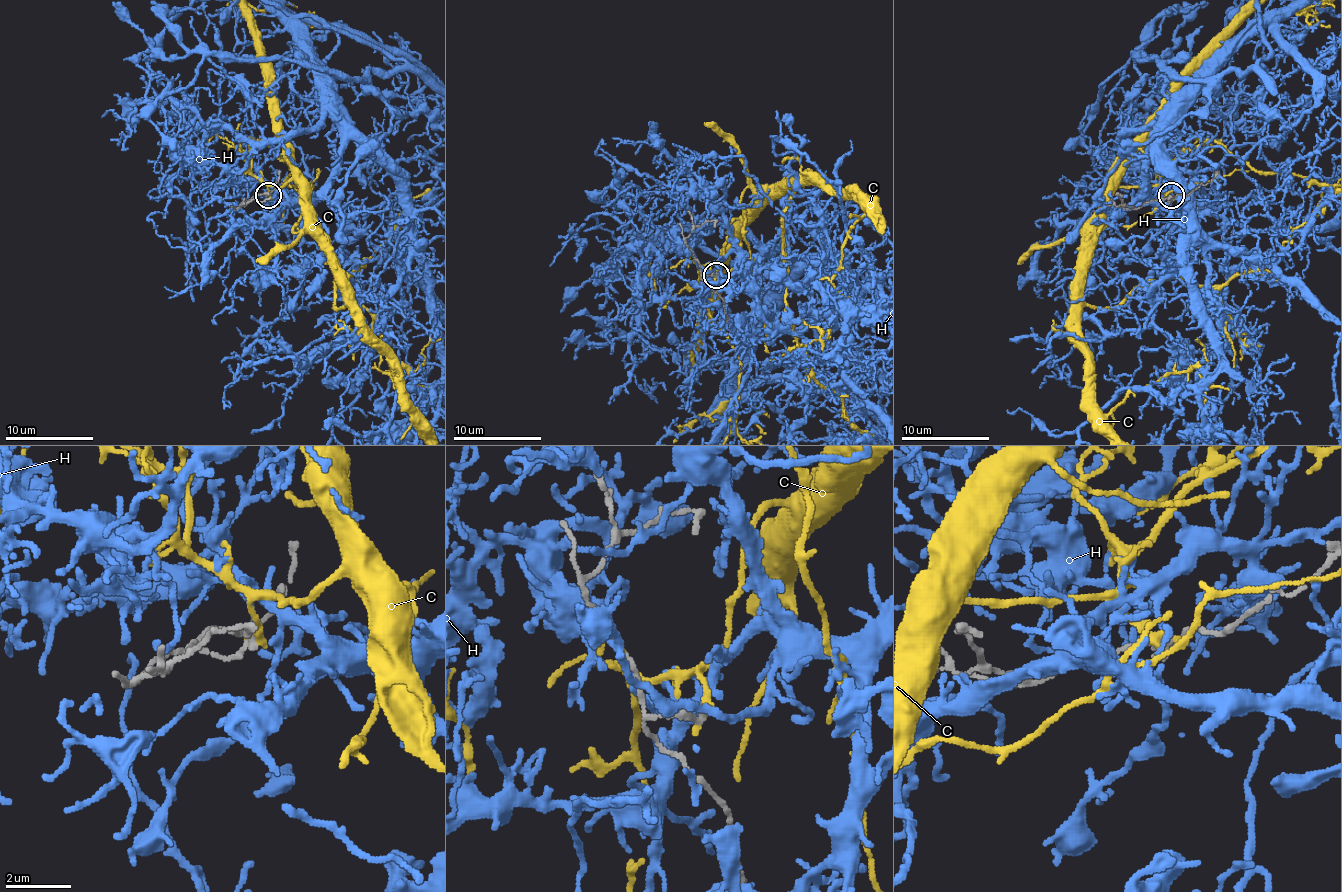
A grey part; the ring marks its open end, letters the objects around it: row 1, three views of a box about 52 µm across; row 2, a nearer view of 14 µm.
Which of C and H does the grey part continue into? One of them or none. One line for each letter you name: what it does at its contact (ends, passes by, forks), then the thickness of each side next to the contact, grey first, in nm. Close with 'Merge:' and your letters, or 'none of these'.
H: it ends there; 240 nm thick on the grey side, 140 nm on the other
Merge: H

